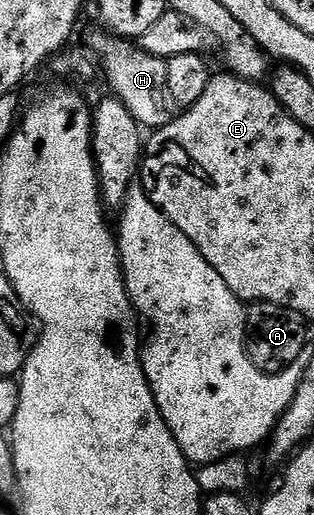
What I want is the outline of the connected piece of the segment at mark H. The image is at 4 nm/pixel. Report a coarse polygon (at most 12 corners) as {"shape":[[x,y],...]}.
{"shape":[[103,29],[86,47],[109,92],[153,132],[174,117],[167,59]]}

